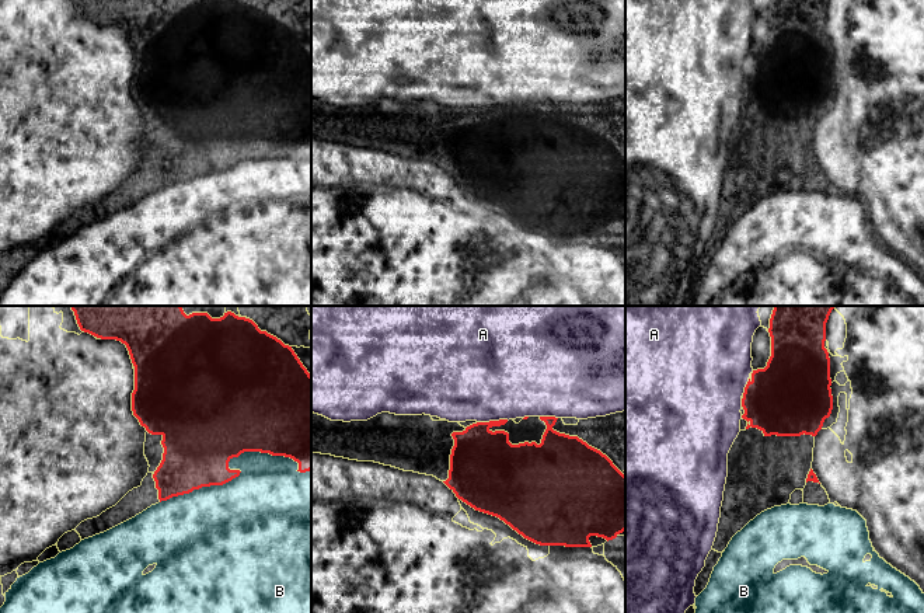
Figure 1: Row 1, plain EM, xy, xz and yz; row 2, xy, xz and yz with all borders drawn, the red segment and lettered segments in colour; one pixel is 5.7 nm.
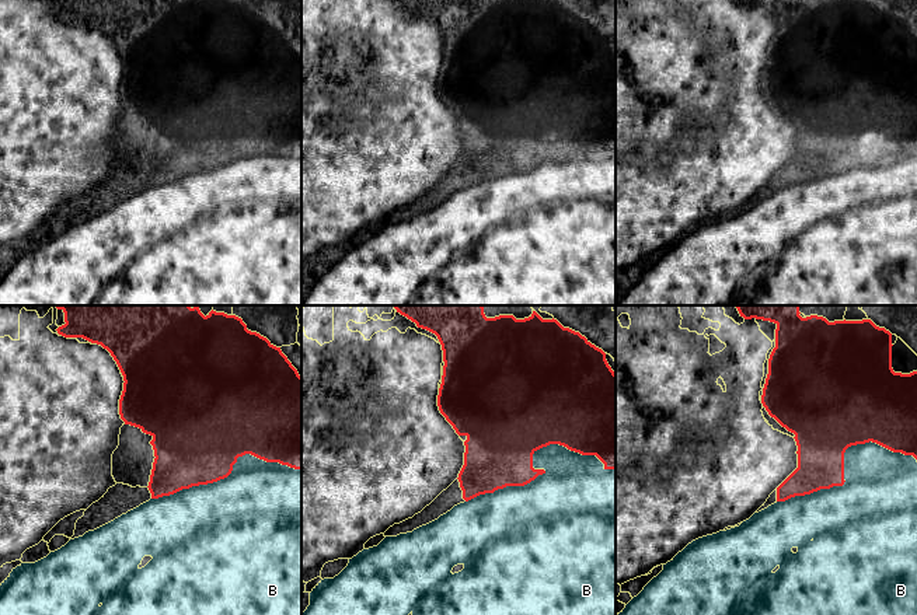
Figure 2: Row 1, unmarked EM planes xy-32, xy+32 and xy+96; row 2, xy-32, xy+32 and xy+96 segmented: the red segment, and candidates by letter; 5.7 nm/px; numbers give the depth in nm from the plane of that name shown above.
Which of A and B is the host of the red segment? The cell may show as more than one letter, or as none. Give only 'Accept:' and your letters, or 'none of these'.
Accept: none of these

